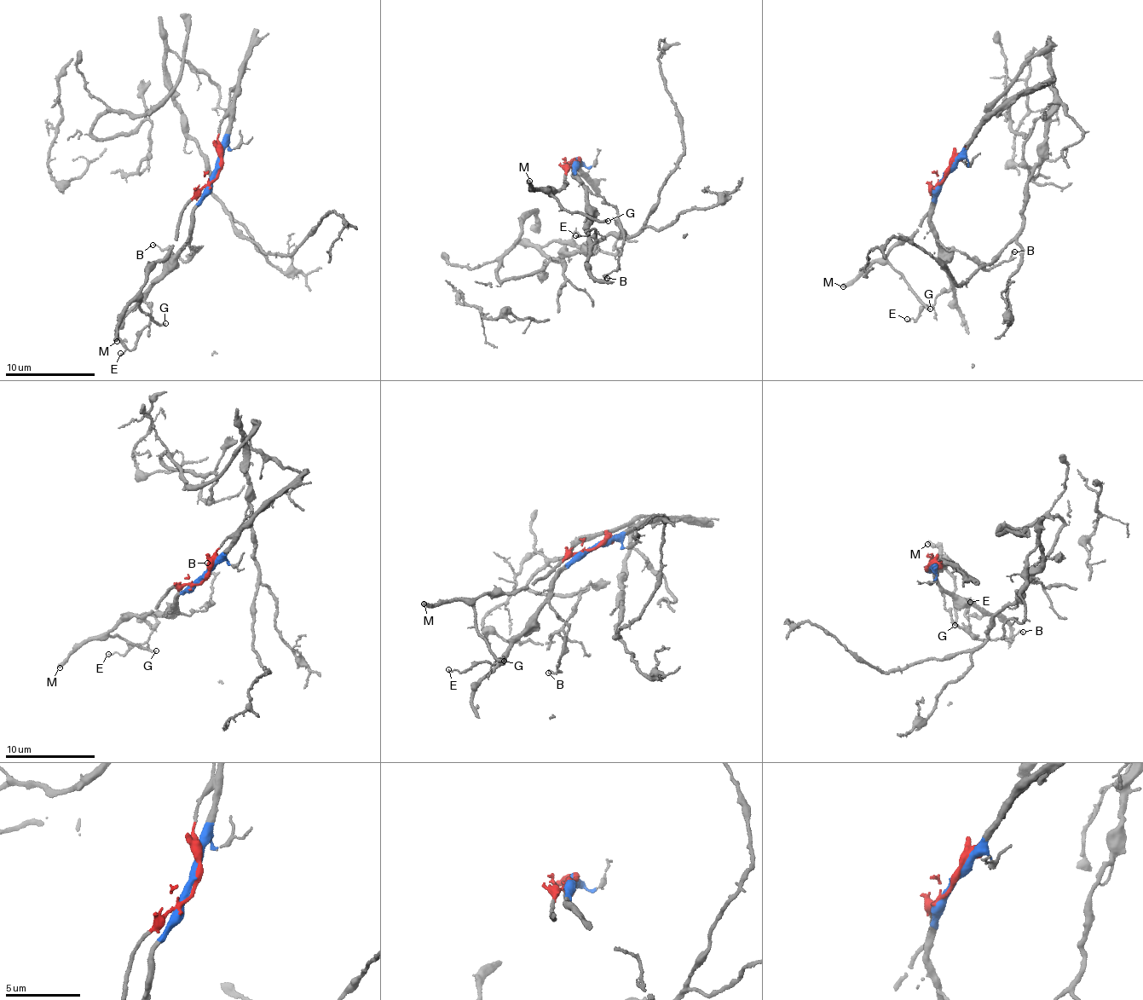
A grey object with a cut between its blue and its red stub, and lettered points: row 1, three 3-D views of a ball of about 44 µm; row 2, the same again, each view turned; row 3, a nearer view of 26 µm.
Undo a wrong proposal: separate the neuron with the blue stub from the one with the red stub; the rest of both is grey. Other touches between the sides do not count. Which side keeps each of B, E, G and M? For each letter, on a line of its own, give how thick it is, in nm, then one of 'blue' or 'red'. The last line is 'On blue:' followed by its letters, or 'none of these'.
B: 120 nm | blue
E: 120 nm | blue
G: 200 nm | red
M: 340 nm | red
On blue: B, E

